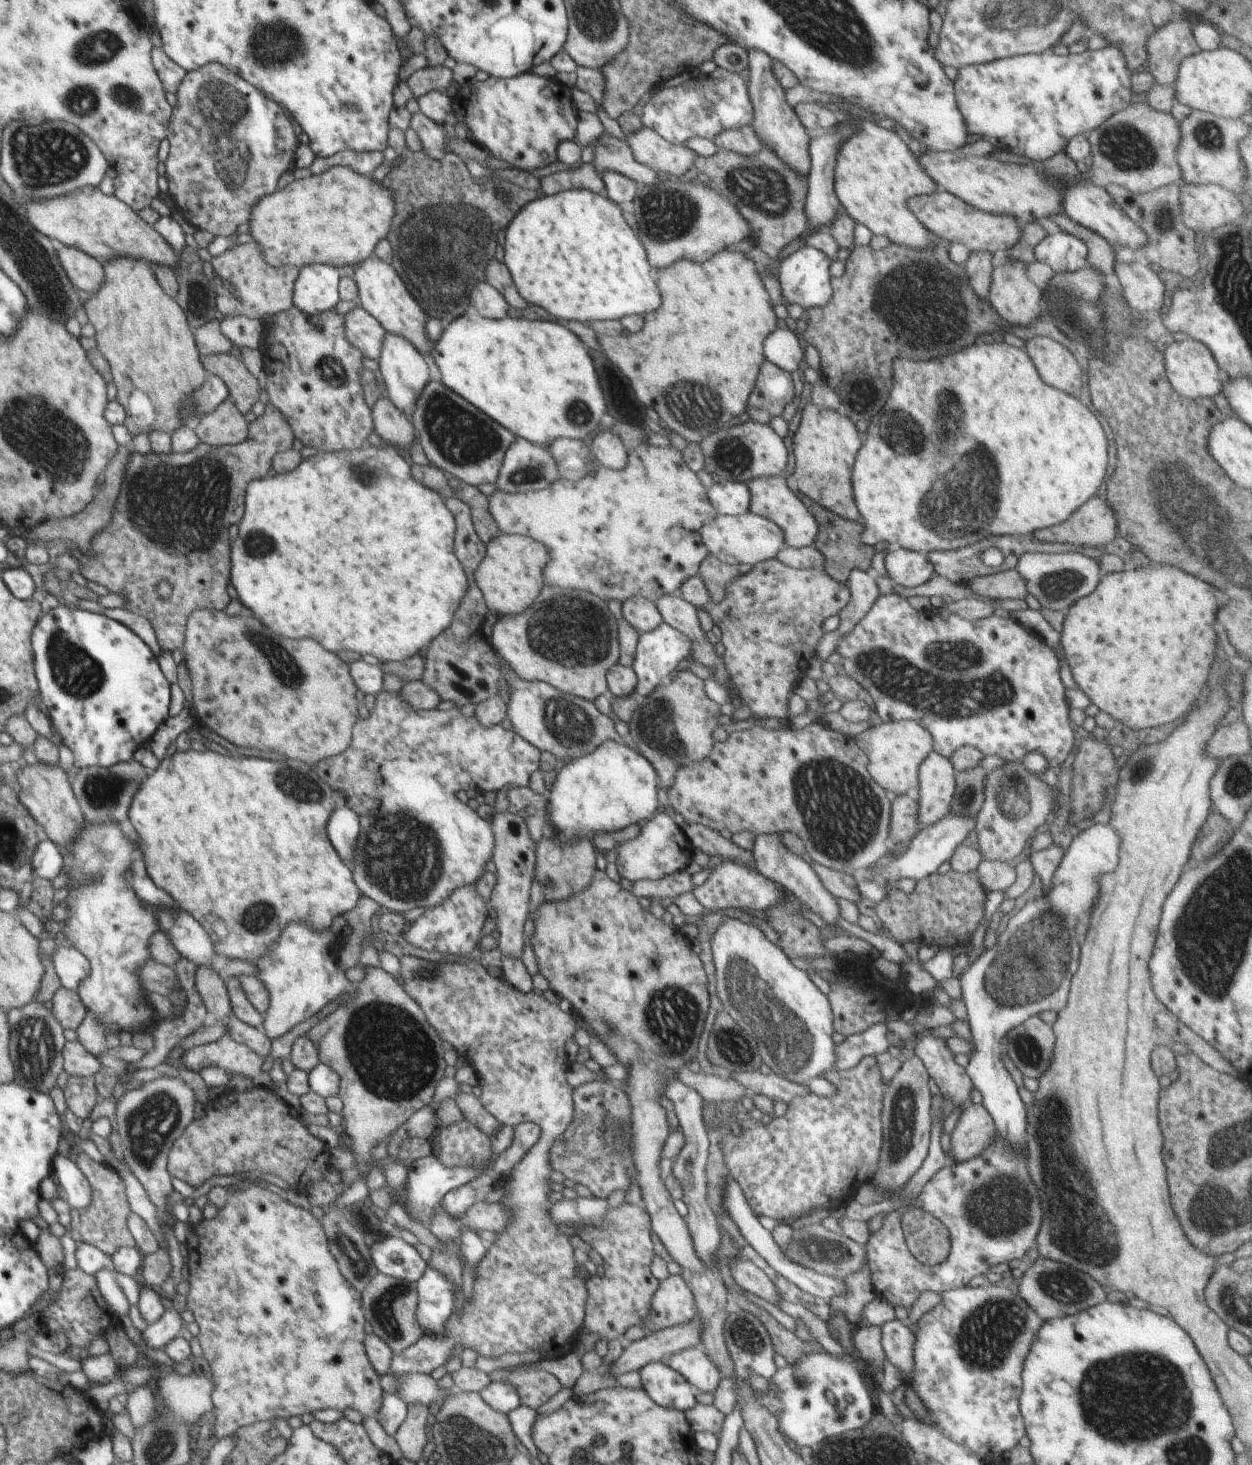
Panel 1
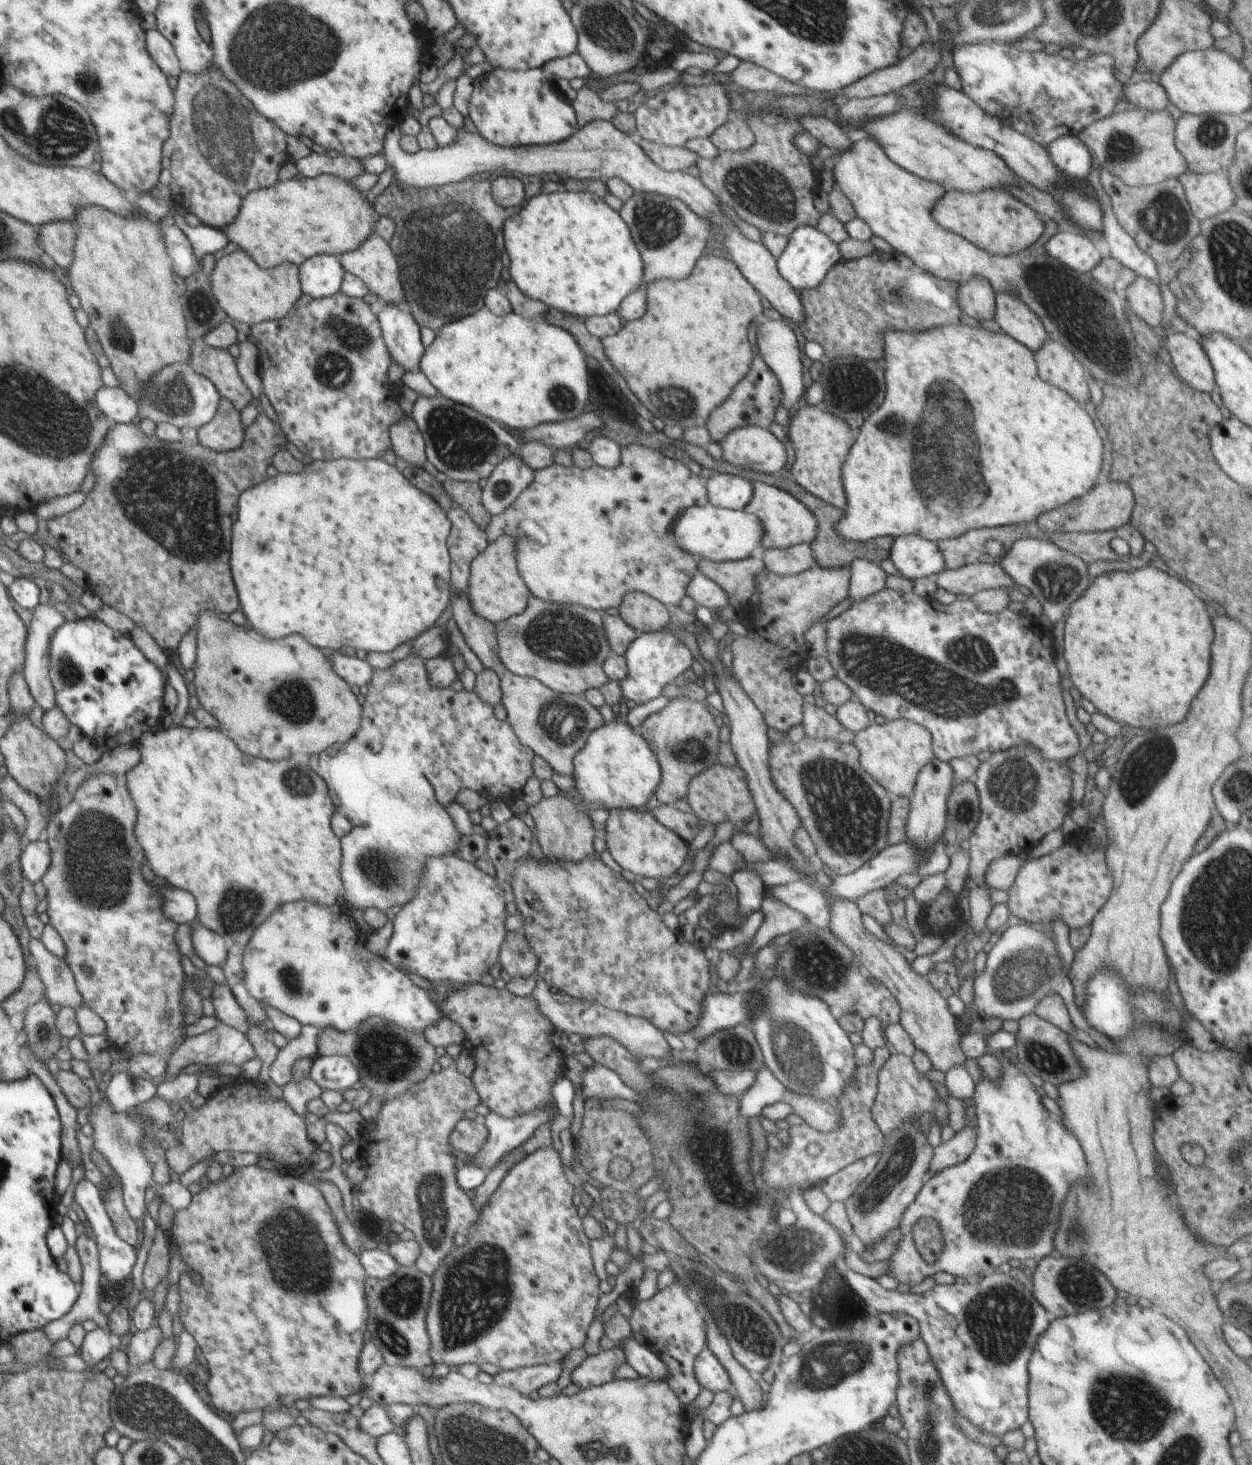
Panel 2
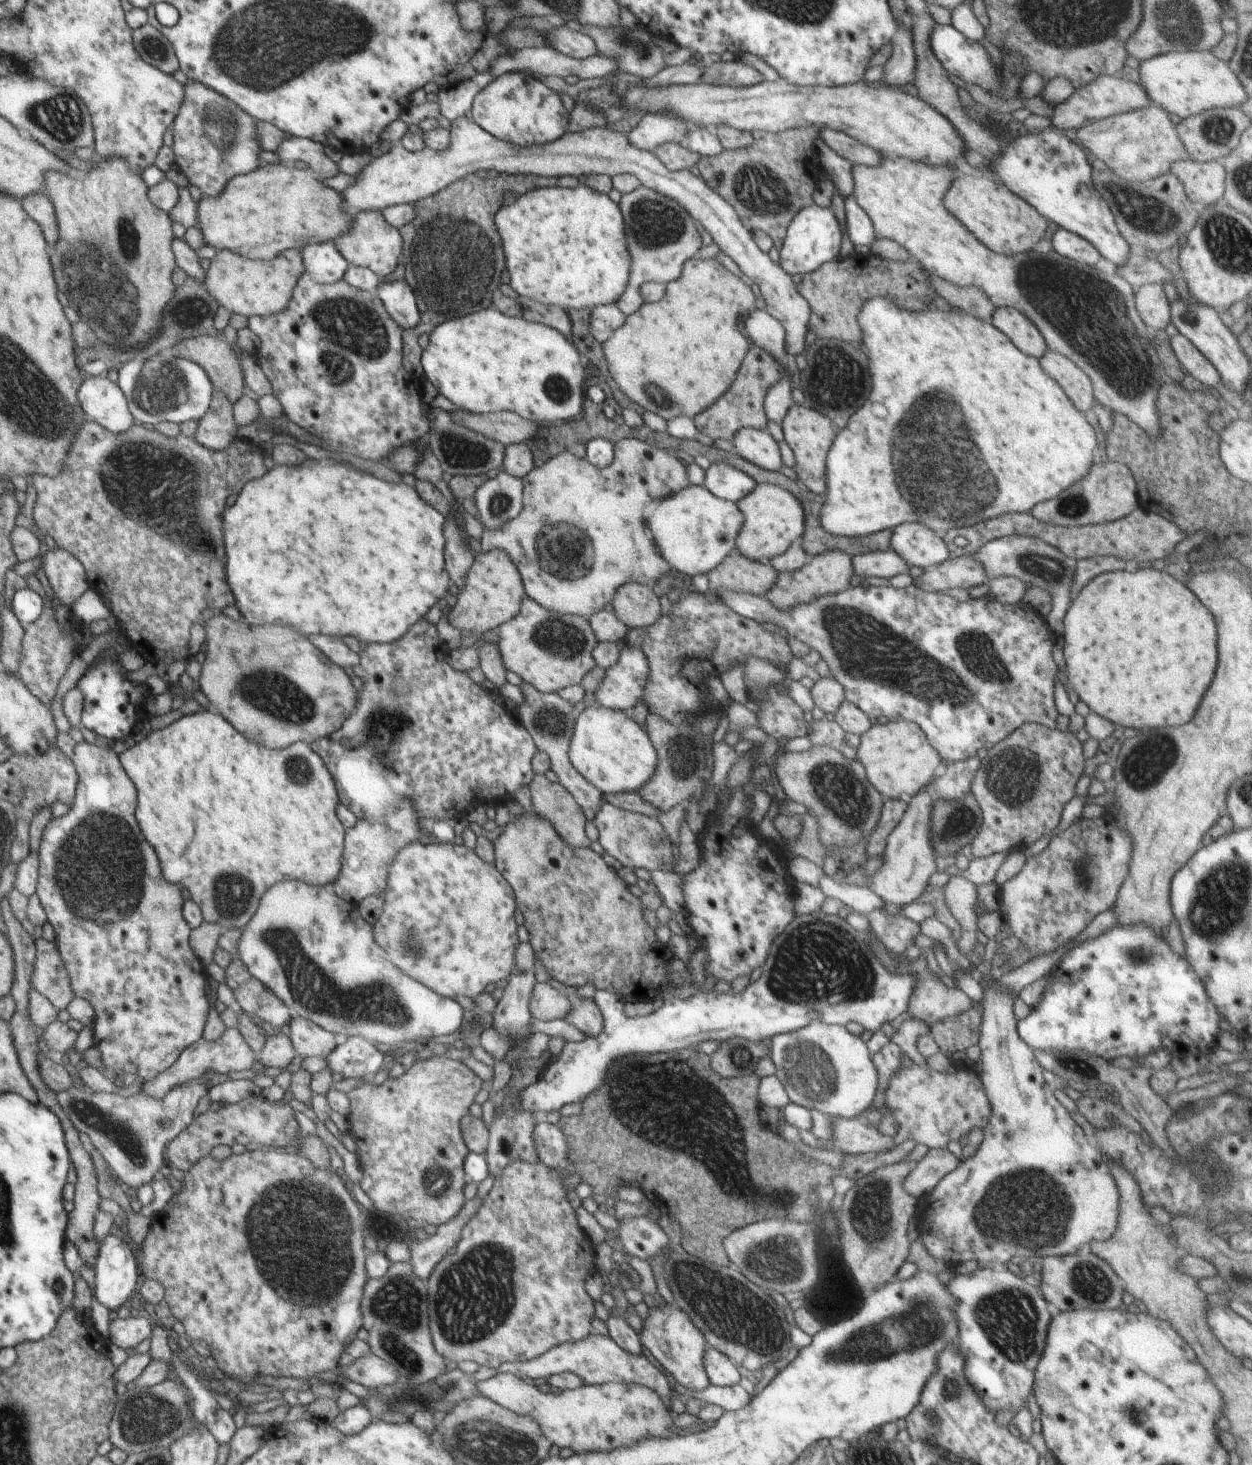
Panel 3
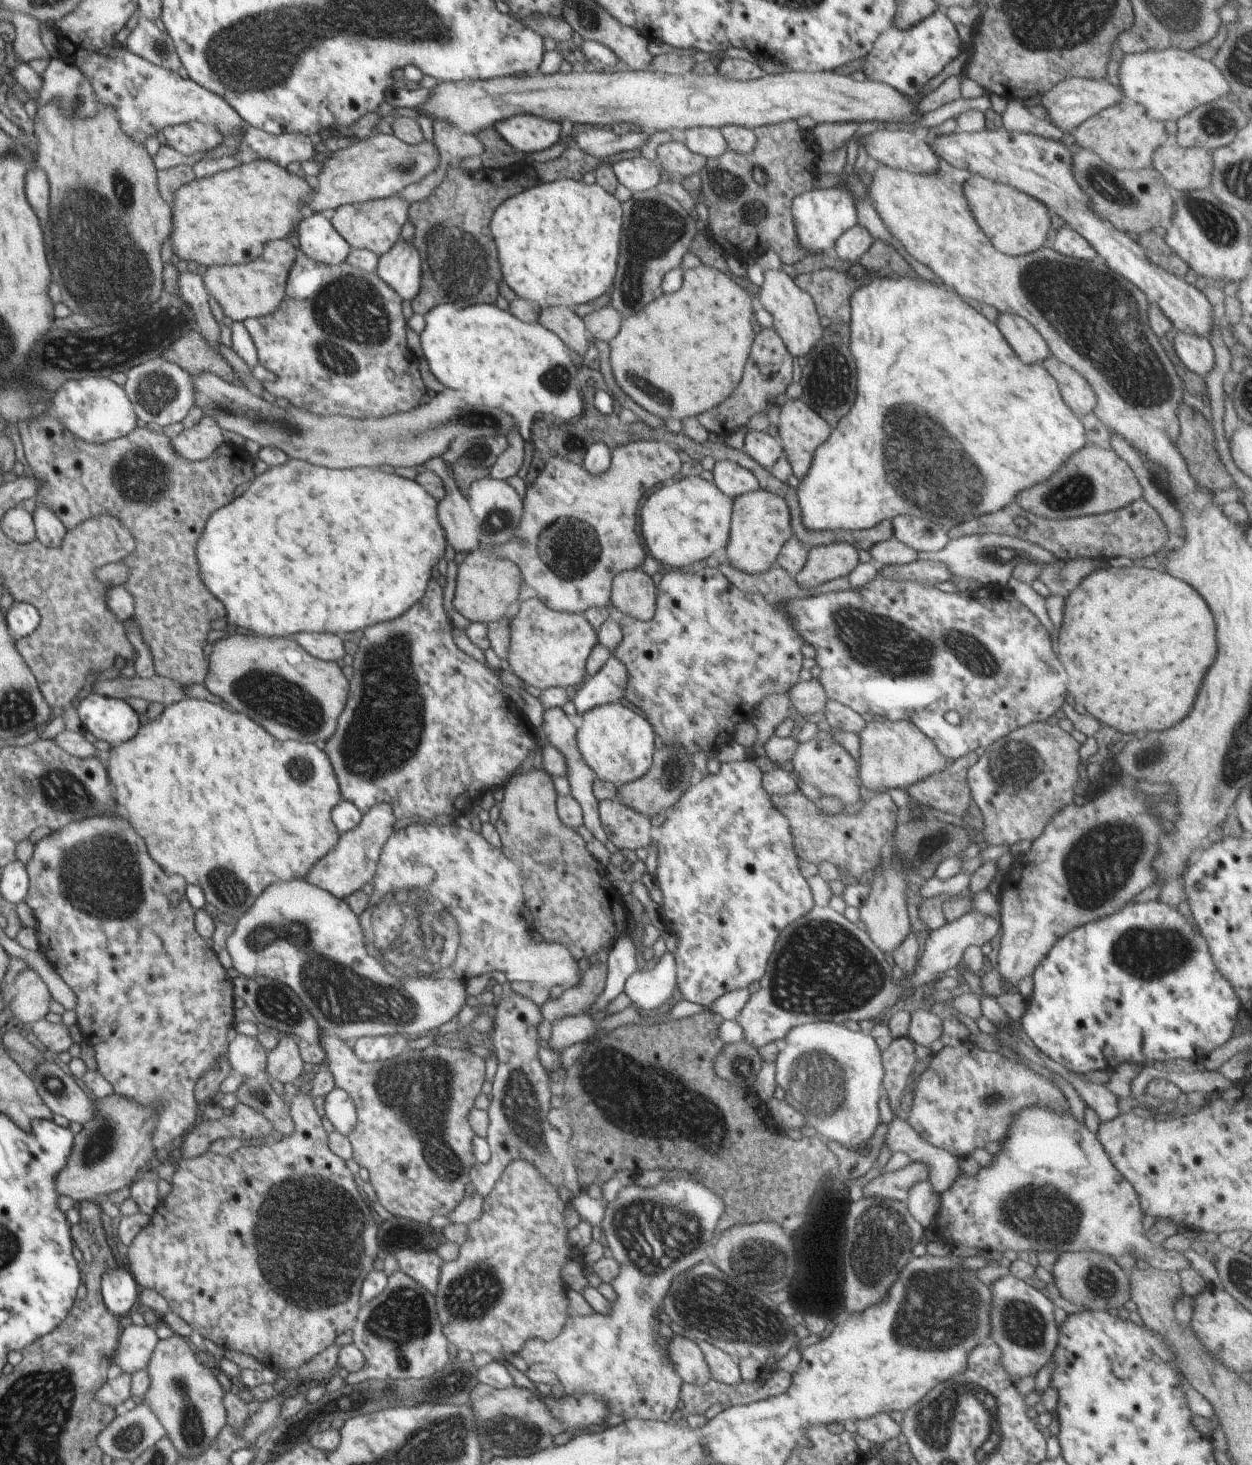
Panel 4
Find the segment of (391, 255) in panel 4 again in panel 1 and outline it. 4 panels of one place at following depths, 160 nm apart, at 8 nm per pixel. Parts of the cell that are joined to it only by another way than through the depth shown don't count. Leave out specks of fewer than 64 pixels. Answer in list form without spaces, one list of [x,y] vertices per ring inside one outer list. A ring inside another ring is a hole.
[[[385,333],[382,350],[378,359],[379,372],[385,382],[386,396],[392,404],[404,413],[410,420],[415,410],[417,400],[422,396],[427,385],[428,366],[424,361],[423,354],[414,348],[414,345],[400,335]]]

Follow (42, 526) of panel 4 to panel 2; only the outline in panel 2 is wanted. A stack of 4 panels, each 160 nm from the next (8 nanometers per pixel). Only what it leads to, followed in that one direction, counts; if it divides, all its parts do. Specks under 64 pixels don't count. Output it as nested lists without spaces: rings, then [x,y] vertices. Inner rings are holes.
[[[38,604],[31,620],[29,640],[25,642],[23,677],[32,698],[45,714],[55,707],[55,690],[49,677],[49,642],[64,621],[64,614],[56,608]]]

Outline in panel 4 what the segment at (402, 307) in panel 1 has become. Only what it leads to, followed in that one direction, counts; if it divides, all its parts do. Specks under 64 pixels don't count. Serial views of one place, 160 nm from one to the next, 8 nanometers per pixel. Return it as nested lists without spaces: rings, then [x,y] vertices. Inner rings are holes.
[[[398,196],[374,199],[363,203],[340,206],[330,221],[332,226],[346,239],[352,249],[368,249],[379,257],[393,249],[401,238],[402,226],[409,220],[410,205]]]

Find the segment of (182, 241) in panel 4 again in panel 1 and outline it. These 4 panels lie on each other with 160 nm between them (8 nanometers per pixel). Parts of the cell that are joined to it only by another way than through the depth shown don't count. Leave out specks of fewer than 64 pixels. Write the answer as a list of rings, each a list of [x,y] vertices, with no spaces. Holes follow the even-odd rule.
[[[336,165],[322,174],[290,182],[282,190],[263,196],[252,208],[250,234],[262,249],[264,259],[273,267],[323,264],[339,268],[363,263],[373,255],[376,245],[391,231],[396,198],[392,190],[350,167]]]

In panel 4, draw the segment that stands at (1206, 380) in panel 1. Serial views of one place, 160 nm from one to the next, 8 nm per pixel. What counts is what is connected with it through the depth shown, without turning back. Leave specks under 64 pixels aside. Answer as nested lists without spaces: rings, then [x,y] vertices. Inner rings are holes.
[[[1178,332],[1173,346],[1186,368],[1201,377],[1206,377],[1214,368],[1214,349],[1205,338]]]

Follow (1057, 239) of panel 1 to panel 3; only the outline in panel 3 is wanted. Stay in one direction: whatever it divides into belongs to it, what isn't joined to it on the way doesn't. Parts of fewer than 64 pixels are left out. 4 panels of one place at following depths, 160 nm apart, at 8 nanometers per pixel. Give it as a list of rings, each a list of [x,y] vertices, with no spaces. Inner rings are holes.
[[[1062,227],[1053,235],[1051,242],[1052,250],[1060,256],[1088,266],[1096,265],[1102,257],[1099,250],[1089,240]]]

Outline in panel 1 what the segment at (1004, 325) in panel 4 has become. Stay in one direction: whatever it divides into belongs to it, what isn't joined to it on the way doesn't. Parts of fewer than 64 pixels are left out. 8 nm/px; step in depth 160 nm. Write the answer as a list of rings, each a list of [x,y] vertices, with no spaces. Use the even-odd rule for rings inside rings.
[[[1010,261],[992,271],[988,301],[1008,324],[1027,326],[1040,318],[1043,294],[1026,275],[1027,265]]]

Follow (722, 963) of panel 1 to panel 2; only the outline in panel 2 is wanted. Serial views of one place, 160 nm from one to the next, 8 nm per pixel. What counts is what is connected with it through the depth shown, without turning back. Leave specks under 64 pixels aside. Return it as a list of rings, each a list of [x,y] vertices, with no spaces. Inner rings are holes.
[[[736,870],[731,878],[736,885],[736,894],[740,900],[742,916],[749,917],[760,910],[765,888],[760,875],[754,870]],[[748,943],[732,950],[732,954],[740,958],[740,972],[735,977],[738,985],[732,986],[731,992],[755,987],[764,994],[764,1006],[757,1020],[749,1026],[761,1046],[765,1066],[787,1091],[810,1094],[816,1100],[833,1102],[844,1094],[844,1088],[850,1082],[854,1082],[854,1074],[859,1067],[855,1046],[820,998],[790,988],[782,976],[771,976],[772,971],[756,976],[756,962],[752,957],[755,953]]]

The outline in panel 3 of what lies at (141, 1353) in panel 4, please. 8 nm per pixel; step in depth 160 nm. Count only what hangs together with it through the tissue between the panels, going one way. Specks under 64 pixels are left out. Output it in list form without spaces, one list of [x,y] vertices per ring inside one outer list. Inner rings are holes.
[[[134,1313],[127,1318],[112,1316],[109,1323],[112,1337],[108,1344],[112,1349],[124,1347],[128,1352],[145,1338],[151,1338],[153,1322],[144,1313]]]

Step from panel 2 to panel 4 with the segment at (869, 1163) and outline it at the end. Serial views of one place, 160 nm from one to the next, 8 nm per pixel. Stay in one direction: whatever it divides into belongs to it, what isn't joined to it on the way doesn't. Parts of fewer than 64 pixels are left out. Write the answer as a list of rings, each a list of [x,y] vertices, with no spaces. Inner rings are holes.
[[[960,1044],[960,1048],[943,1047],[933,1056],[930,1067],[915,1082],[912,1105],[905,1116],[906,1122],[932,1146],[947,1150],[954,1156],[970,1156],[975,1148],[985,1148],[990,1141],[1001,1144],[1009,1132],[1013,1116],[1019,1110],[1034,1105],[1050,1107],[1055,1111],[1070,1110],[1062,1092],[1052,1080],[1043,1076],[1038,1067],[1009,1061],[994,1052],[984,1052],[972,1044]]]

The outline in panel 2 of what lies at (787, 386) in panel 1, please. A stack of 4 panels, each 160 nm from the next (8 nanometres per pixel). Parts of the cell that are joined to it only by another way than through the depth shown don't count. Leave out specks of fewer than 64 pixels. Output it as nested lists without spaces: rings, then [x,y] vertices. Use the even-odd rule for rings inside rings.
[[[756,352],[750,364],[748,374],[734,386],[730,396],[710,412],[706,420],[706,429],[711,436],[712,442],[722,442],[732,430],[743,426],[761,426],[771,429],[774,422],[774,413],[780,406],[782,396],[780,396],[780,384],[772,370],[768,368],[764,359]]]

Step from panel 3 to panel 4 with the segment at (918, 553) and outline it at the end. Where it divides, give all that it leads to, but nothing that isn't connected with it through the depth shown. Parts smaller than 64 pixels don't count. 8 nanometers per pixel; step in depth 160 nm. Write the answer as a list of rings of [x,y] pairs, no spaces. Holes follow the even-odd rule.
[[[900,515],[893,520],[893,536],[917,552],[941,551],[949,541],[947,529],[932,520]]]

